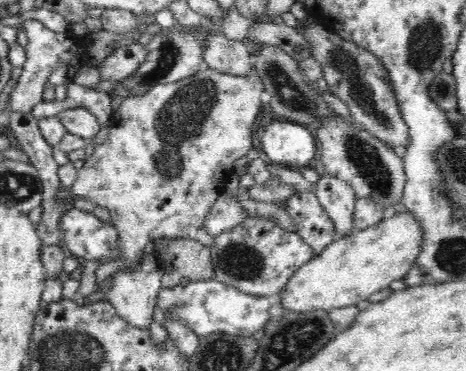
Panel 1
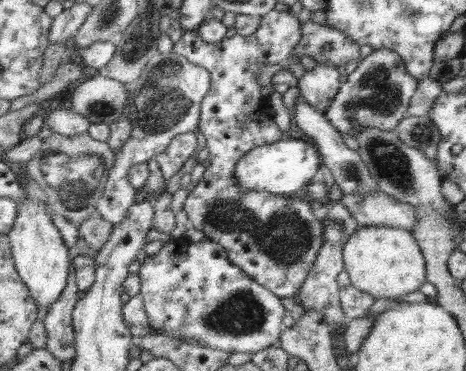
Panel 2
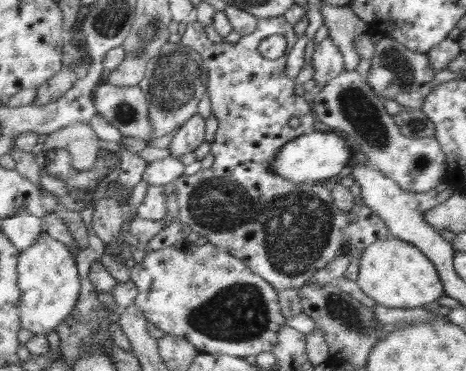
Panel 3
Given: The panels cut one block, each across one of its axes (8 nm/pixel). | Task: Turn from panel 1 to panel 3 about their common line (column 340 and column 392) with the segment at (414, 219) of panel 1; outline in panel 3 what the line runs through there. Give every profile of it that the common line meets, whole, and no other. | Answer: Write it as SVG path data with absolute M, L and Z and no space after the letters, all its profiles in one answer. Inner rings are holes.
M397 238L379 240L365 250L365 256L359 260L357 282L367 296L371 296L379 306L387 308L415 310L445 296L445 284L433 260L429 260L429 256L415 244Z

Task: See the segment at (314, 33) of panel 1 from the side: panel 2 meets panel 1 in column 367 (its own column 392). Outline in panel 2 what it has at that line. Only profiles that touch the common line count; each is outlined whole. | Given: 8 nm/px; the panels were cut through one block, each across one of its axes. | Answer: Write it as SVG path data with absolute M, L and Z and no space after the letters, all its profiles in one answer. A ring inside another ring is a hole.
M393 48L373 50L367 58L359 62L359 68L341 86L341 92L337 94L333 106L325 116L333 122L333 126L339 132L347 132L349 136L357 132L357 122L373 124L383 130L395 130L401 124L401 120L407 118L409 106L417 96L419 84L421 80L415 74L411 74L405 58L399 52L395 52Z

